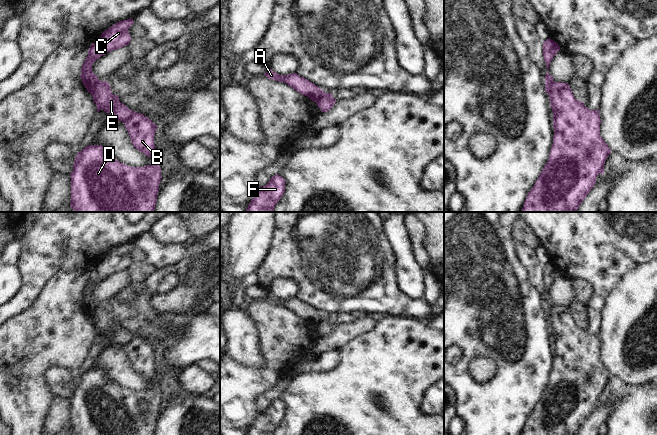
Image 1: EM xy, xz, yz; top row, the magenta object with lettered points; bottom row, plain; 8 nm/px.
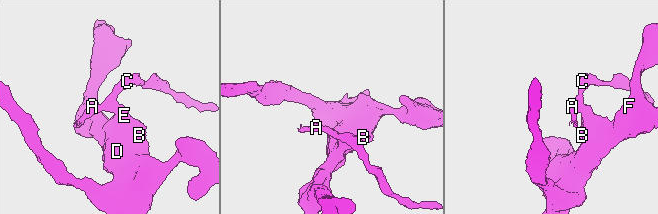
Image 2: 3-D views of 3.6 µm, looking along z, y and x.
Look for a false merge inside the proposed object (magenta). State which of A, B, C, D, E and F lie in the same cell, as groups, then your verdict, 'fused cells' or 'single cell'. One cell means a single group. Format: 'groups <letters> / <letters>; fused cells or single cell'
groups A C / B D E F; fused cells

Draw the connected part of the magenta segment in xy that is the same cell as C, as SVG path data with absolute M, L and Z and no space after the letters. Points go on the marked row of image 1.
M133 19L122 20L105 30L101 37L93 43L88 50L88 56L81 68L81 79L87 91L92 94L99 81L92 71L93 63L101 56L112 50L117 50L130 43L132 40L128 29L134 23Z

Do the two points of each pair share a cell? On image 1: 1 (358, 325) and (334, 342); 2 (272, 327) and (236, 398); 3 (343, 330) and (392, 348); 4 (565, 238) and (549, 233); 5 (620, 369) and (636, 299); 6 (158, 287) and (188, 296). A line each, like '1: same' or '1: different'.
1: same
2: same
3: different
4: same
5: same
6: different

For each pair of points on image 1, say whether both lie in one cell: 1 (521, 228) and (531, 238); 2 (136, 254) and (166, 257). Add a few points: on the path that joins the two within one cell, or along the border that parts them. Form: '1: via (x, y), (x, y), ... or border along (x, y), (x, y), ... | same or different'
1: via (523, 230), (529, 236) | same
2: border along (134, 246), (138, 247), (145, 254), (145, 261) | different

